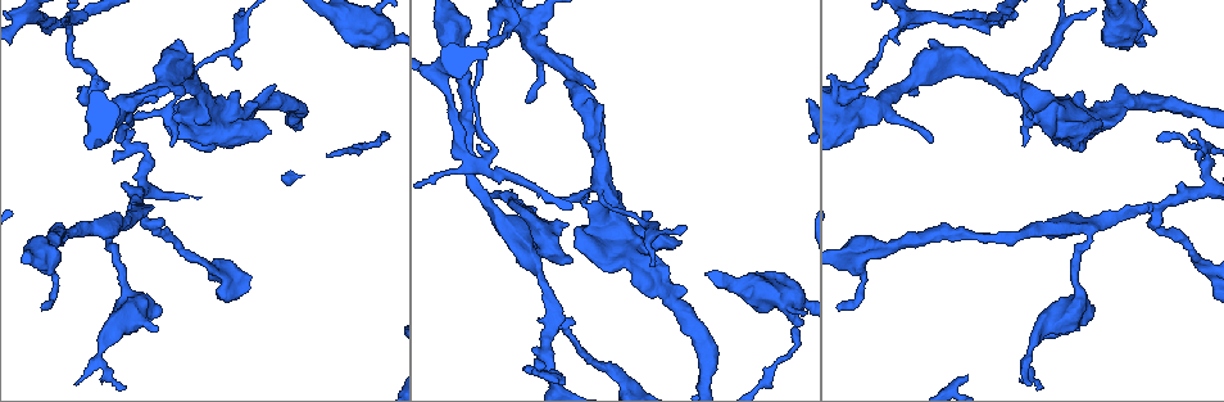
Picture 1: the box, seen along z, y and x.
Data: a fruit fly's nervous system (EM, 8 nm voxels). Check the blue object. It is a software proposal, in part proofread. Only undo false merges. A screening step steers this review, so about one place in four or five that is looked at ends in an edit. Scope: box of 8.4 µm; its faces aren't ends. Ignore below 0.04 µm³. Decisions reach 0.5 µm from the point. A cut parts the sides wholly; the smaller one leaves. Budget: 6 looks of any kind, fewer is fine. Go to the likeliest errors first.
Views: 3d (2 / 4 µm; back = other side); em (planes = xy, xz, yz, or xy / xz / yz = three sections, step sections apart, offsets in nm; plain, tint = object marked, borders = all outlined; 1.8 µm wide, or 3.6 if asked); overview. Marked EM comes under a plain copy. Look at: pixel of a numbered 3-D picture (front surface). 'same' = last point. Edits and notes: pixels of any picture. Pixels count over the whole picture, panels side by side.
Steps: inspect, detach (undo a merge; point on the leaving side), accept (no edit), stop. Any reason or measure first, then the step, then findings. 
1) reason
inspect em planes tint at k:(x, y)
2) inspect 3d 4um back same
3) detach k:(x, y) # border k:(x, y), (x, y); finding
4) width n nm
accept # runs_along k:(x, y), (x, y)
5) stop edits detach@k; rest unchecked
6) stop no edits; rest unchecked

side arm on a straight run
inspect em planes borders at 1:(990, 20)

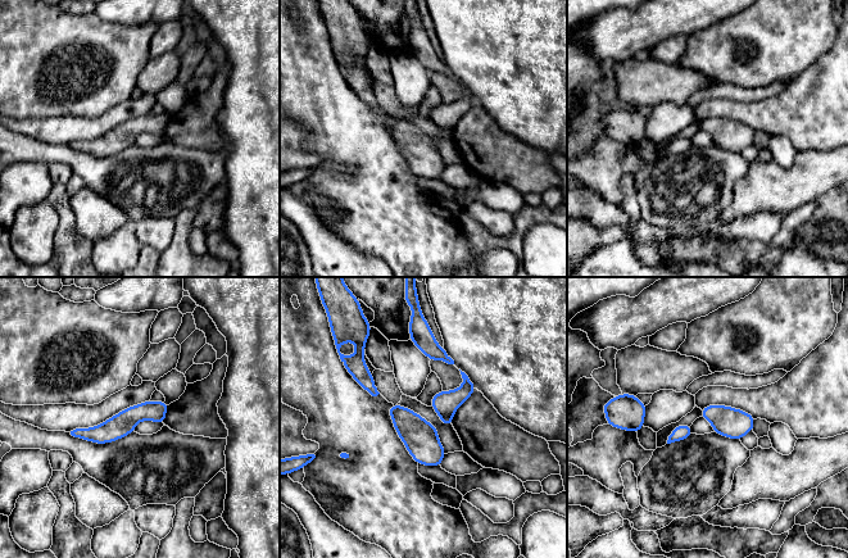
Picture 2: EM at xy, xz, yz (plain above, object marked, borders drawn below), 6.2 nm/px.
accept # runs_along 2:(164, 405), (105, 432), (76, 432); one cell here

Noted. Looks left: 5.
four-way junction
inspect 3d 4um at 1:(521, 18)

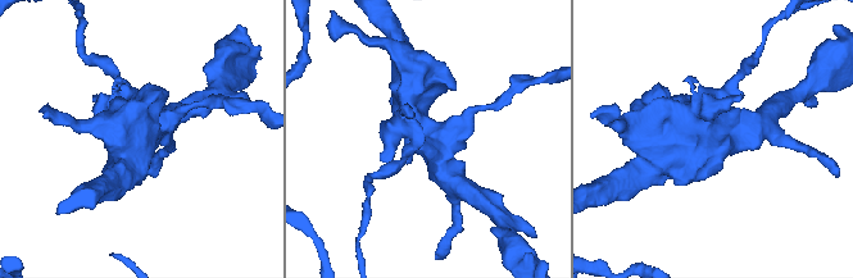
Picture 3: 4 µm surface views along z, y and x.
inspect em yz step 4 tint at 3:(433, 133)

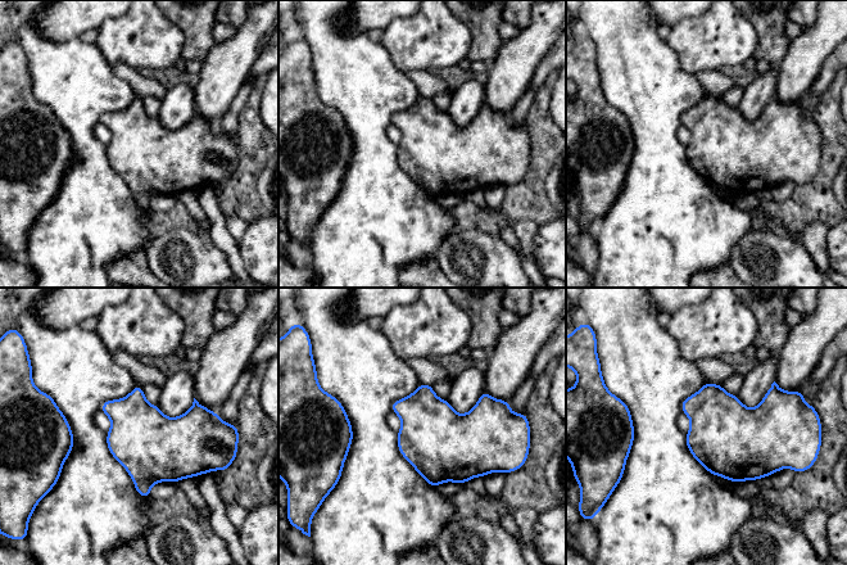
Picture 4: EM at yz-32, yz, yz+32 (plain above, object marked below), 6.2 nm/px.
inspect em planes borders same

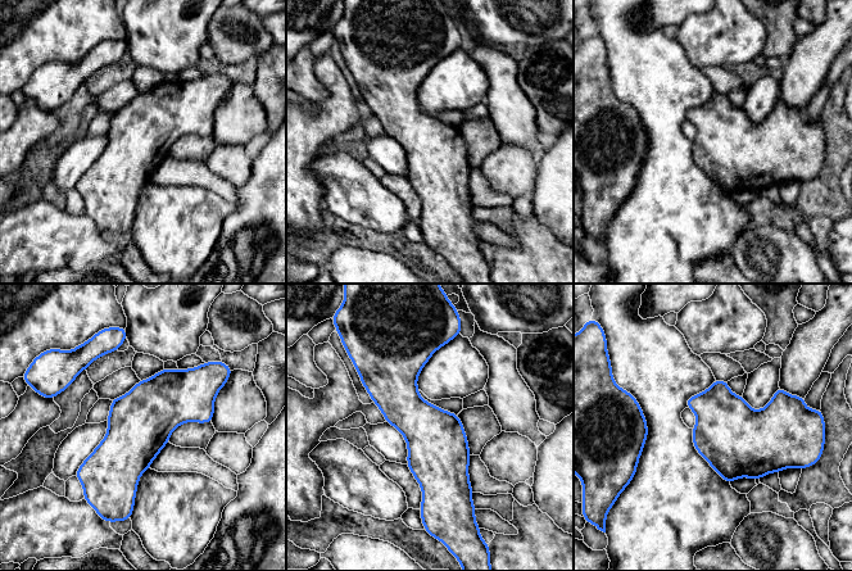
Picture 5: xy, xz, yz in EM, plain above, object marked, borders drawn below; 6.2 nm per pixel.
accept # continuous, no second cell

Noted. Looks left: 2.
branch point
inspect 3d 4um back at 1:(1156, 209)

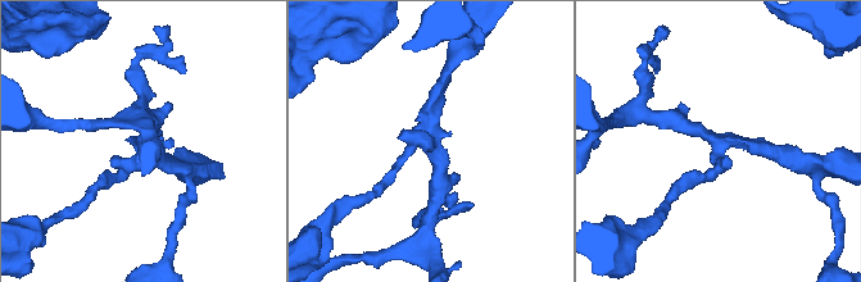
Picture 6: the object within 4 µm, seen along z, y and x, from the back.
arms 3; now the EM
inspect em planes tint at 6:(721, 142)

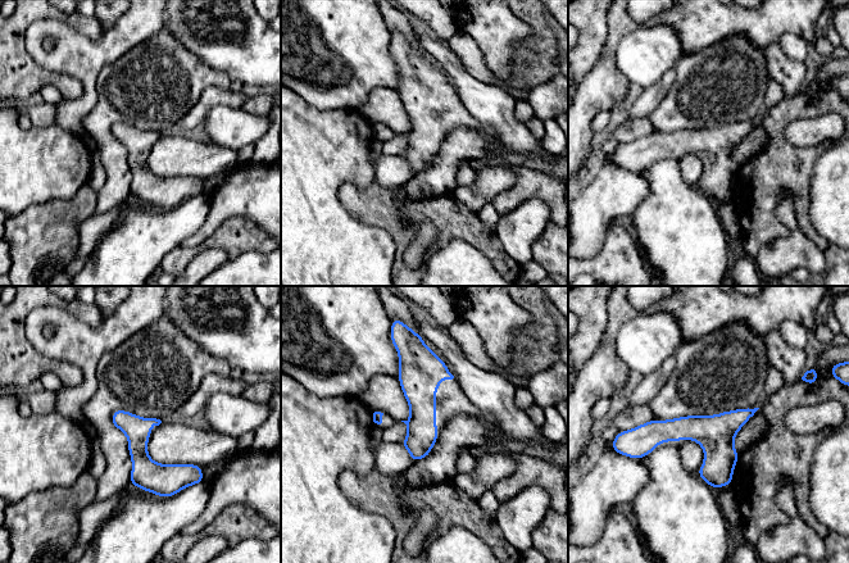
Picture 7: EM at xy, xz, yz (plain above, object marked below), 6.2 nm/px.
accept # runs_along 7:(750, 412), (721, 428), (635, 436); continuous, no second cell

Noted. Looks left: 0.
stop no edits; rest unchecked

